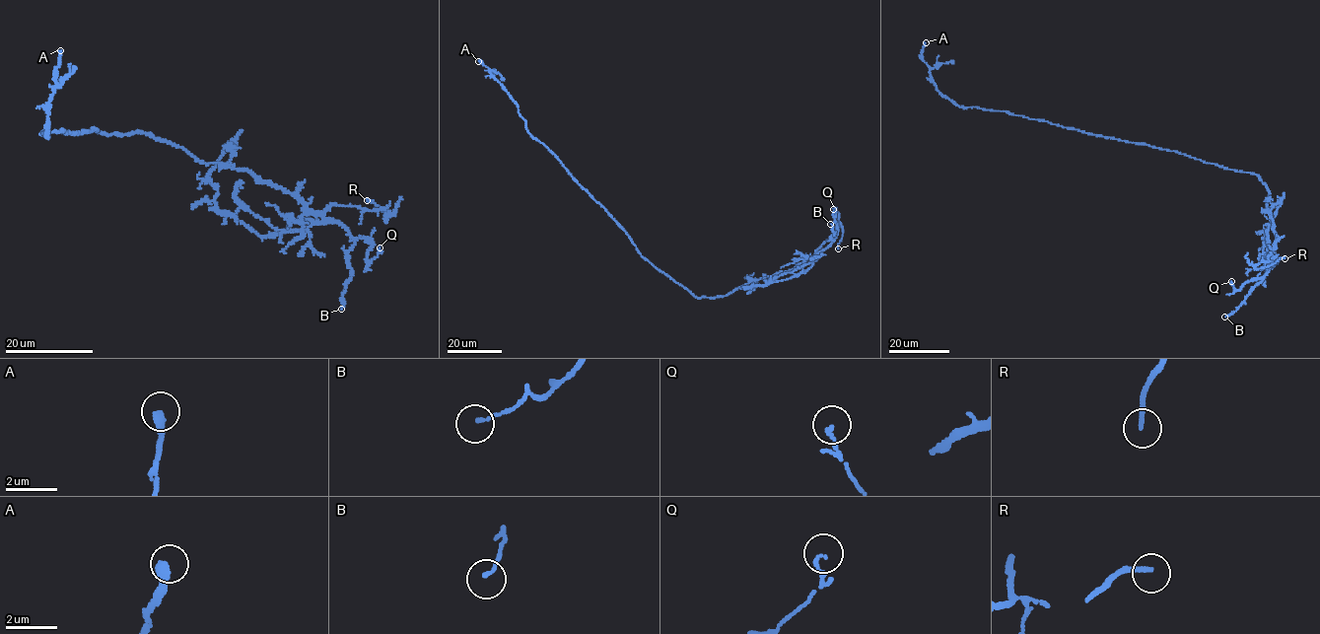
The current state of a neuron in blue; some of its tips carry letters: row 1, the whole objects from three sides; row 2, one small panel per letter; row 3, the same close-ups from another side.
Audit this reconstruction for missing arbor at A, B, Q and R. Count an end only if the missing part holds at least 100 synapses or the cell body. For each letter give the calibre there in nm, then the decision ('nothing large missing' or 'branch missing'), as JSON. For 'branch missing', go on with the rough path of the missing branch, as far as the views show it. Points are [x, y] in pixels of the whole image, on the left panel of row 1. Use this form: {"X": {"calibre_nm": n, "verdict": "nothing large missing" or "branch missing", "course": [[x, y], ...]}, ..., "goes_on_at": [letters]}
{"A": {"calibre_nm": 280, "verdict": "nothing large missing"}, "B": {"calibre_nm": 110, "verdict": "nothing large missing"}, "Q": {"calibre_nm": 120, "verdict": "nothing large missing"}, "R": {"calibre_nm": 170, "verdict": "branch missing", "course": [[367, 200], [361, 200], [346, 210], [343, 207]]}, "goes_on_at": ["R"]}

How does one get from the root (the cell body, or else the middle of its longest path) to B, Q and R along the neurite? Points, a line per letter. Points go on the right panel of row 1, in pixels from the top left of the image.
B: (1184, 155), (1253, 173), (1270, 191), (1267, 206), (1277, 237), (1272, 261), (1241, 306), (1224, 316)
Q: (1184, 155), (1253, 173), (1270, 191), (1267, 206), (1277, 237), (1268, 270), (1238, 290), (1231, 281)
R: (1184, 155), (1261, 177), (1270, 191), (1267, 206), (1277, 237), (1273, 257), (1271, 253), (1255, 268), (1285, 258)

